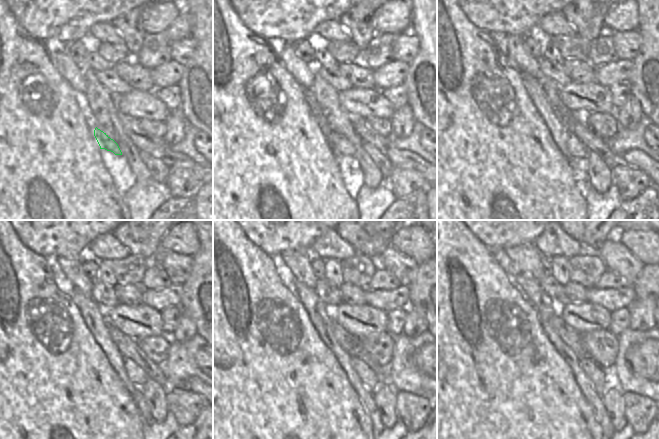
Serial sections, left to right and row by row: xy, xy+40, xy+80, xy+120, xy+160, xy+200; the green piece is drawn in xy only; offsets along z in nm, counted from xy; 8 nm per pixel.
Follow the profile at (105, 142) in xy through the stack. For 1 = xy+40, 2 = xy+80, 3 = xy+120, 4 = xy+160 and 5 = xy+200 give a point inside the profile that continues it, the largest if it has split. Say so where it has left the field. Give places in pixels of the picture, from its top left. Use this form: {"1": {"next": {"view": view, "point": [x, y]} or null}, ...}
{"1": {"next": {"view": "xy+40", "point": [339, 144]}}, "2": {"next": {"view": "xy+80", "point": [575, 147]}}, "3": {"next": {"view": "xy+120", "point": [137, 375]}}, "4": {"next": {"view": "xy+160", "point": [367, 376]}}, "5": {"next": {"view": "xy+200", "point": [599, 377]}}}

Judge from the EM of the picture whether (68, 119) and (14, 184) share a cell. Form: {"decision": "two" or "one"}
{"decision": "one"}

